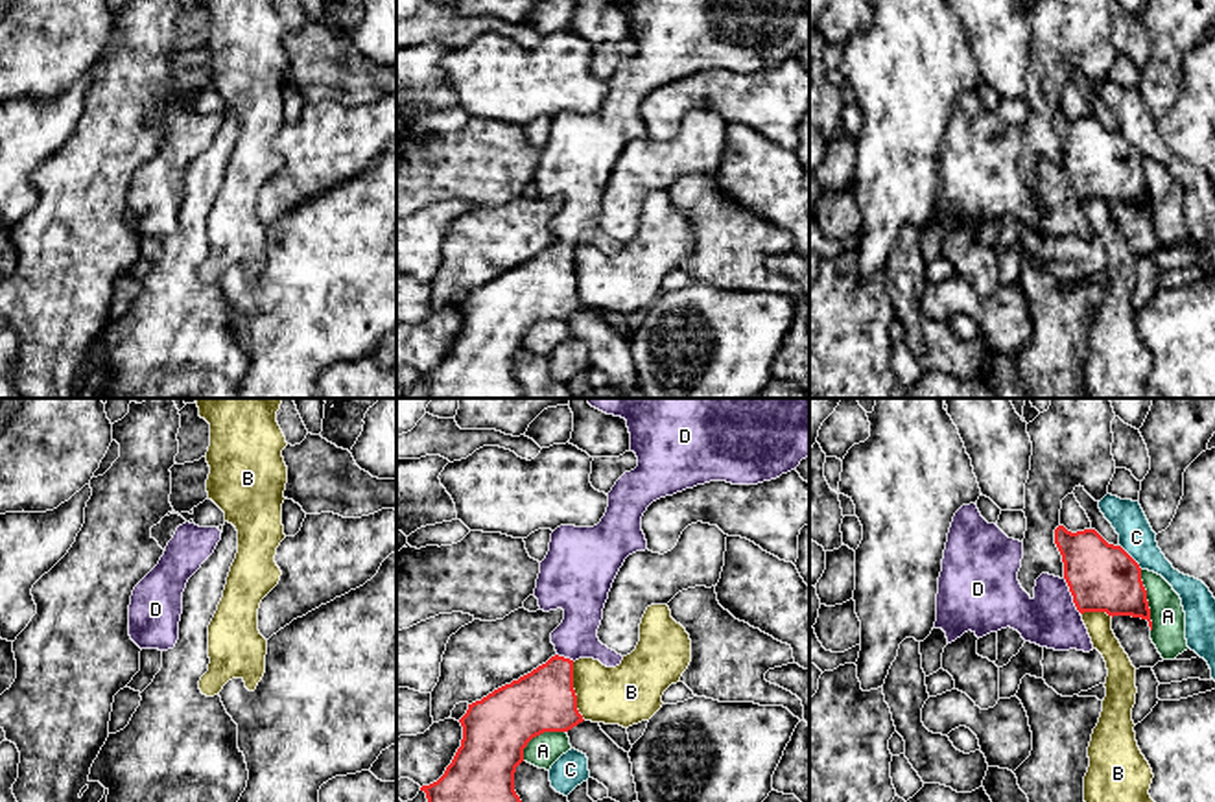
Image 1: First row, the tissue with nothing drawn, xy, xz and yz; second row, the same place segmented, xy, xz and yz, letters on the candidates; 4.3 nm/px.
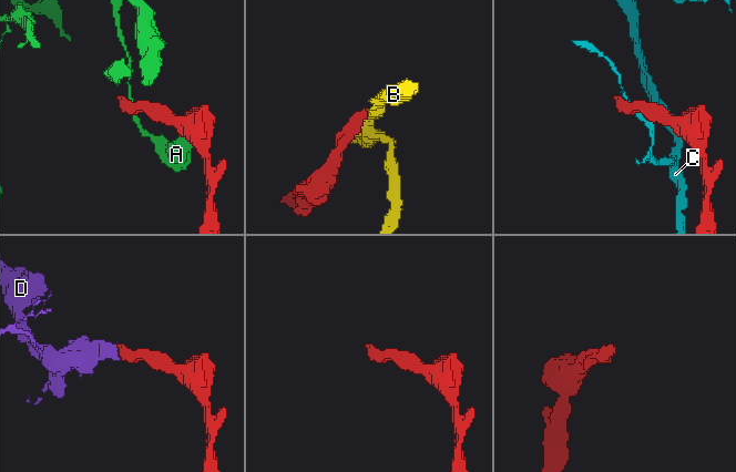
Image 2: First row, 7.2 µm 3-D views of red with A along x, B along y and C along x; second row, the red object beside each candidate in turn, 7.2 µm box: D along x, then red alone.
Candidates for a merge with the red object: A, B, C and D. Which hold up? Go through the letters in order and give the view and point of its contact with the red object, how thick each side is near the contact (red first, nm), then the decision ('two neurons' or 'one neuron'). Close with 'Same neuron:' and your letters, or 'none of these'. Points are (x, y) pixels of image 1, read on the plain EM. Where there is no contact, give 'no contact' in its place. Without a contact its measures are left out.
A: contact yz (1147, 188); calibres 300 and 150 nm; two neurons
B: contact xz (574, 279); calibres 280 and 260 nm; two neurons
C: contact yz (1131, 144); calibres 300 and 160 nm; two neurons
D: contact yz (1072, 181); calibres 300 and 240 nm; one neuron
Same neuron: D

